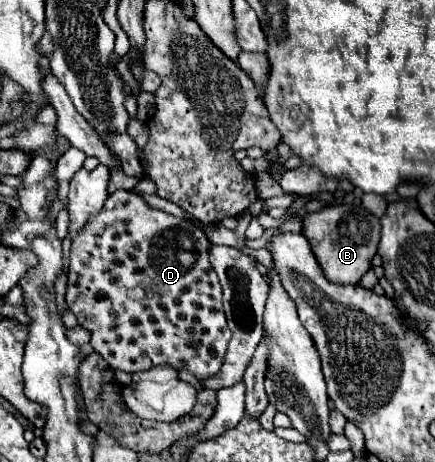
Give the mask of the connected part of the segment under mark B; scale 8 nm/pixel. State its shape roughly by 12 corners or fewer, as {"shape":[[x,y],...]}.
{"shape":[[363,205],[303,217],[325,277],[355,285],[371,269],[381,223]]}

